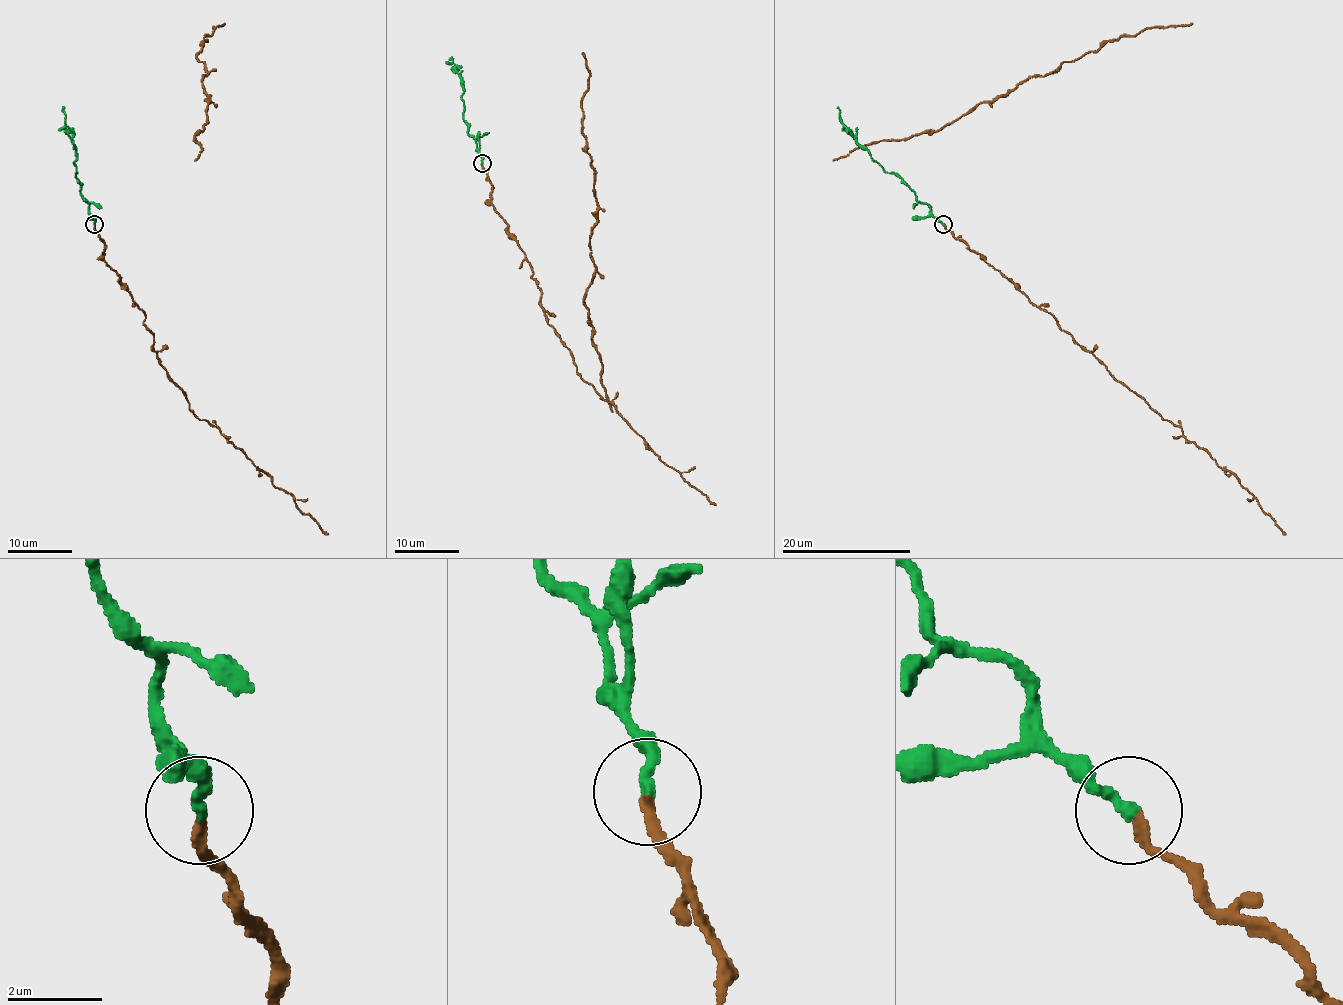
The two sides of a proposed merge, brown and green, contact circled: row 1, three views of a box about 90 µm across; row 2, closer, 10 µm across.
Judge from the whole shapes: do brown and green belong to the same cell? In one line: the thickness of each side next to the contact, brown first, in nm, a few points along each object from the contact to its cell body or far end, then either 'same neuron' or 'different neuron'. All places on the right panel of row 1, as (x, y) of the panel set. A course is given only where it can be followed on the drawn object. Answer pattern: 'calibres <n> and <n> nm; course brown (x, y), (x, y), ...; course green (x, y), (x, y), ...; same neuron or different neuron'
calibres 180 and 240 nm; course brown (943, 224), (1049, 312), (1117, 380), (1227, 469), (1285, 535); course green (943, 224), (927, 204), (917, 199), (914, 191), (886, 172), (856, 140), (841, 120), (838, 106); same neuron

